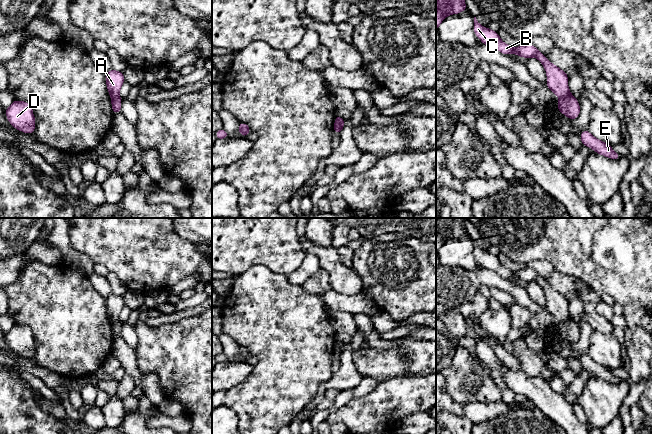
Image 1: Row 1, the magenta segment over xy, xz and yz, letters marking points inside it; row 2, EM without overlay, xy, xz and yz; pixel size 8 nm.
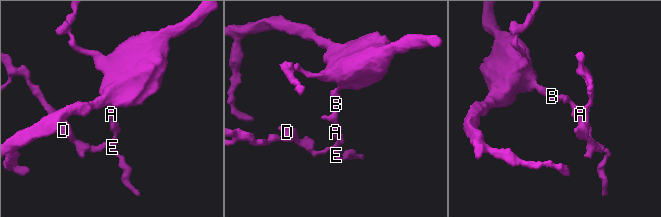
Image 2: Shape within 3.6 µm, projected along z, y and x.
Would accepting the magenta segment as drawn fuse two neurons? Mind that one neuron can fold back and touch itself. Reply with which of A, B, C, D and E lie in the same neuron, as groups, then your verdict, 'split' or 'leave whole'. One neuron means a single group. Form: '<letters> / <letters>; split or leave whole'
A B C / D E; split

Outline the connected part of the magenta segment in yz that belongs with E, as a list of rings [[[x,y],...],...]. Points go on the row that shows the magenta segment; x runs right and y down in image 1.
[[[584,130],[580,134],[582,144],[593,149],[597,154],[601,154],[610,159],[619,160],[621,156],[615,153],[612,146],[595,138],[588,130]]]

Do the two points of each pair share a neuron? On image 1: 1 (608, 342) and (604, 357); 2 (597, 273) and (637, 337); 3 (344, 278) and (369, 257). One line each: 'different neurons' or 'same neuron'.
1: same neuron
2: same neuron
3: different neurons

